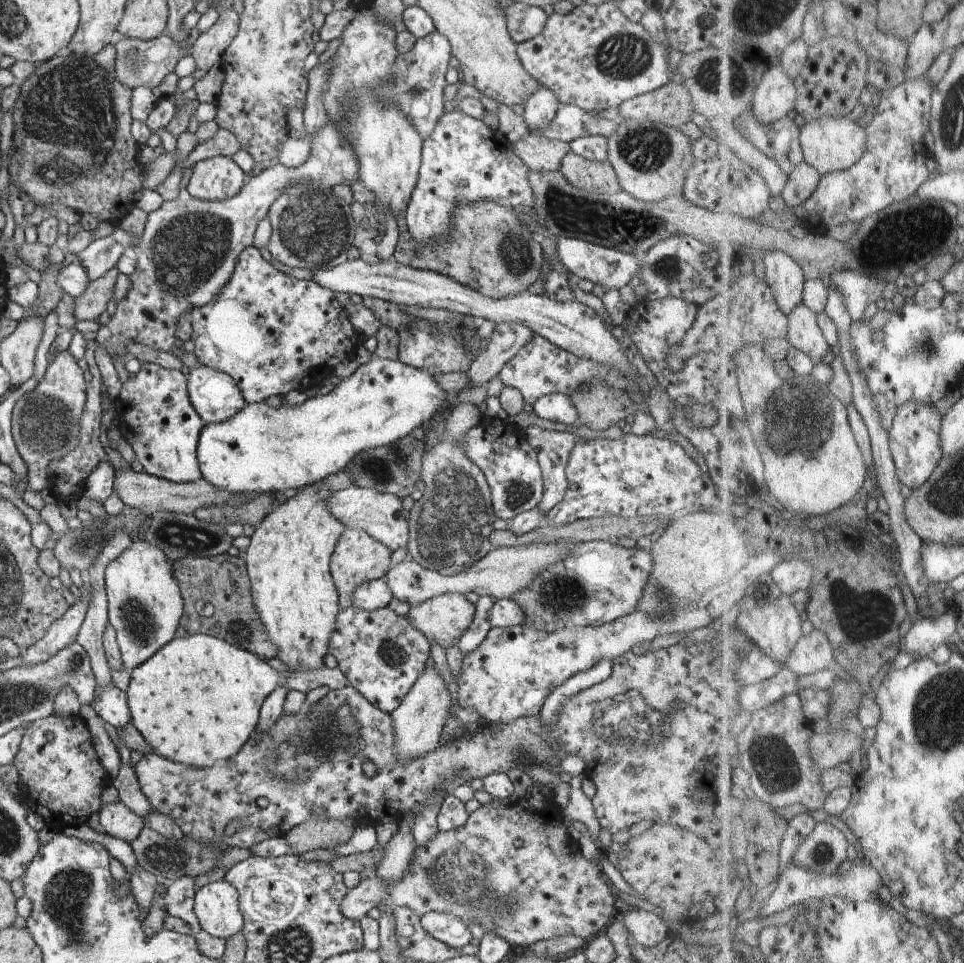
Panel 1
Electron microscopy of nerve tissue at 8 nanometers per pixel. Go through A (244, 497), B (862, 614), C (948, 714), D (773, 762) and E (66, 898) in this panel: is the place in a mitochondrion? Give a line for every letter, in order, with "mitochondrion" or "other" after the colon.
A: other
B: mitochondrion
C: mitochondrion
D: mitochondrion
E: mitochondrion

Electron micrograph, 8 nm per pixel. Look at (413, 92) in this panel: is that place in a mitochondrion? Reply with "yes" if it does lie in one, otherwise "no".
yes

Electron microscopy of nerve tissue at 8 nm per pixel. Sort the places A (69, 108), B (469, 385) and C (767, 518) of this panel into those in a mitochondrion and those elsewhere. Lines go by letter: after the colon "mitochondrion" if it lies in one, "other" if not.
A: mitochondrion
B: other
C: other

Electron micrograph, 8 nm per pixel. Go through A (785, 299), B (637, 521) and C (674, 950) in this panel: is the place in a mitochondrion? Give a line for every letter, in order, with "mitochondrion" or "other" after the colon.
A: other
B: other
C: other

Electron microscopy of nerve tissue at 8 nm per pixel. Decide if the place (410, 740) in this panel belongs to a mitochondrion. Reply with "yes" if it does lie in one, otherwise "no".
no

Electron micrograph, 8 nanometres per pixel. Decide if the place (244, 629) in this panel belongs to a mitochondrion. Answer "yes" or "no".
yes

